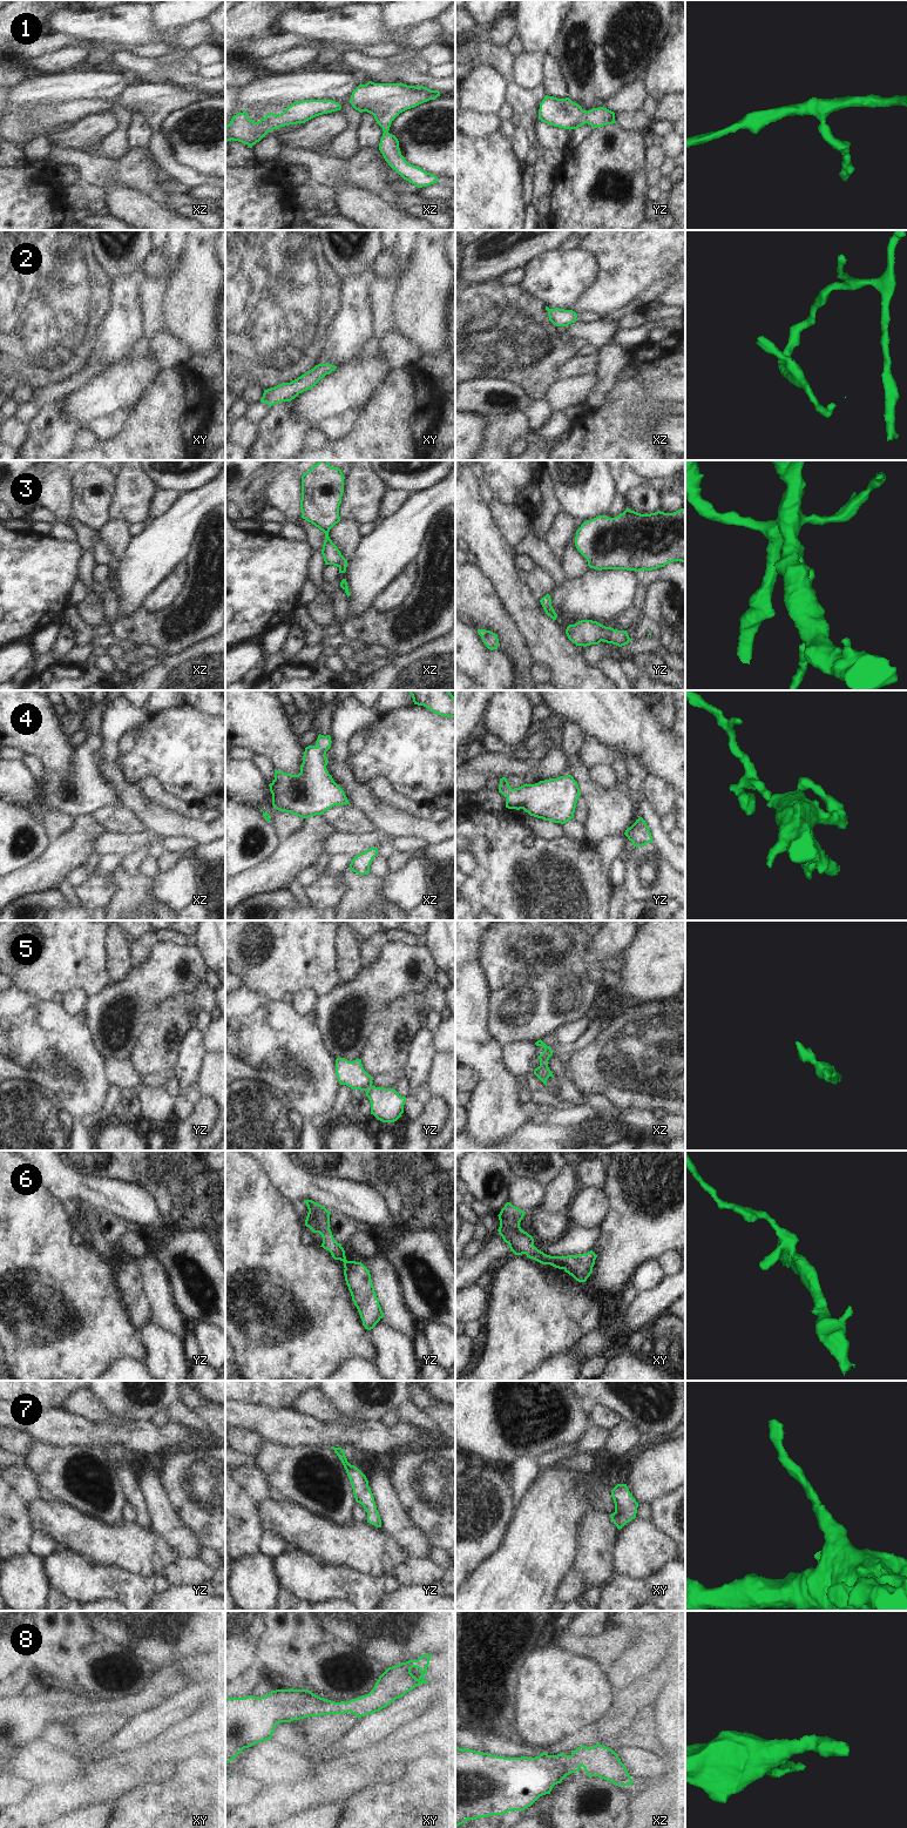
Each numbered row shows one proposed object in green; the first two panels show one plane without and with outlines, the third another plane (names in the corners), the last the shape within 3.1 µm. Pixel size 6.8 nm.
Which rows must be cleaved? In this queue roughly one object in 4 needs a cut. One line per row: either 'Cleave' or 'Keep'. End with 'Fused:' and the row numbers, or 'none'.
1: Keep
2: Keep
3: Keep
4: Keep
5: Keep
6: Keep
7: Keep
8: Keep
Fused: none

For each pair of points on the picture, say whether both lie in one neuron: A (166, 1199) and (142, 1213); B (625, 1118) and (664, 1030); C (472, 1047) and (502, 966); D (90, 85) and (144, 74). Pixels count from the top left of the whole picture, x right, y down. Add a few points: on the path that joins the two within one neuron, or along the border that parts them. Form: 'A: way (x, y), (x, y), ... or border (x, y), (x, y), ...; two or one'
A: border (153, 1194), (157, 1209), (164, 1218); two
B: border (643, 1110), (625, 1108), (622, 1111); two
C: border (480, 964), (486, 979), (486, 986), (489, 990); two
D: border (121, 69), (128, 71), (134, 78); two

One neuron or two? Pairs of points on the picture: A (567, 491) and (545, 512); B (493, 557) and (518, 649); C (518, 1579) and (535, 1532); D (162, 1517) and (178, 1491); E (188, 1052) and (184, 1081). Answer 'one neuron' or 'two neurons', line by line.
A: two neurons
B: two neurons
C: one neuron
D: two neurons
E: one neuron

